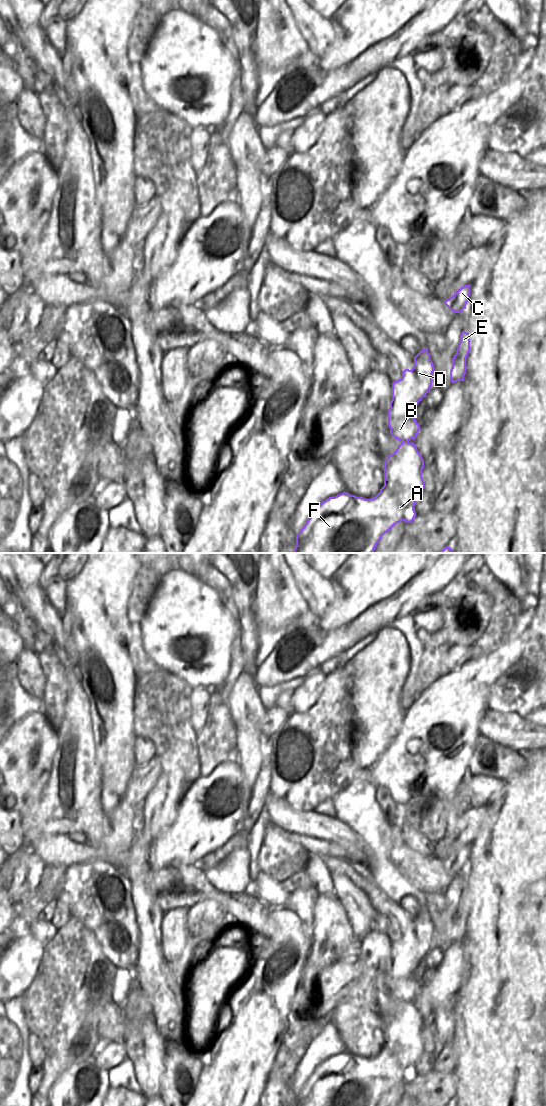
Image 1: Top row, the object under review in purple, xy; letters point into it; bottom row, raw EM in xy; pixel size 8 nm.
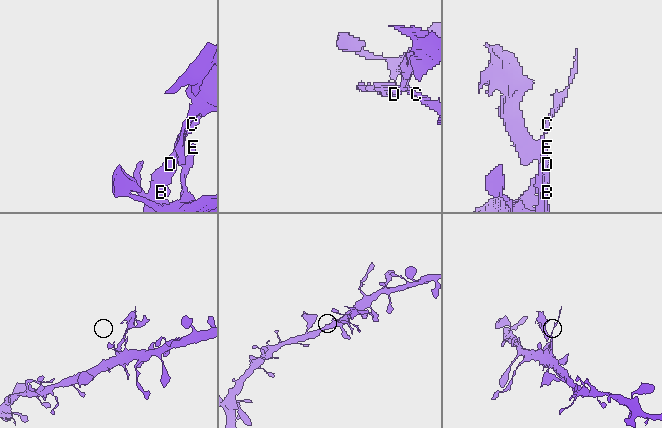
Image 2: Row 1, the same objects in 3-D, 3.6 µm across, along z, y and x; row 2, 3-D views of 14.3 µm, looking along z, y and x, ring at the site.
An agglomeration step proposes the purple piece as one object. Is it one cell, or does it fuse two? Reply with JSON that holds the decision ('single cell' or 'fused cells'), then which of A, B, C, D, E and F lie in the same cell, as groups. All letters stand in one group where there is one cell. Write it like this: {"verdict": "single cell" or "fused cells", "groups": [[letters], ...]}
{"verdict": "single cell", "groups": [["A", "B", "C", "D", "E", "F"]]}

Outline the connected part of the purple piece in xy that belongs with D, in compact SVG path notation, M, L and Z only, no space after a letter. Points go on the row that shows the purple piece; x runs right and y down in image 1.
M426 347L414 357L413 368L405 369L402 378L392 383L388 426L390 434L402 443L384 461L384 486L380 492L371 499L365 499L344 491L320 503L296 535L293 553L374 553L382 536L397 523L414 520L414 506L424 488L424 460L416 445L409 441L414 440L420 430L414 412L432 386L433 372L434 365Z

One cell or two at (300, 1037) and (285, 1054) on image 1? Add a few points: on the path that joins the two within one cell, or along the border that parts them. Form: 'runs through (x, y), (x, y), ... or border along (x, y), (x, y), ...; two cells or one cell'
runs through (298, 1041), (289, 1050); one cell

